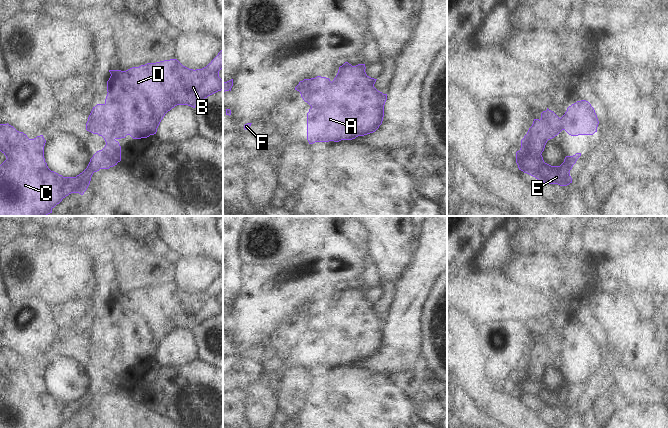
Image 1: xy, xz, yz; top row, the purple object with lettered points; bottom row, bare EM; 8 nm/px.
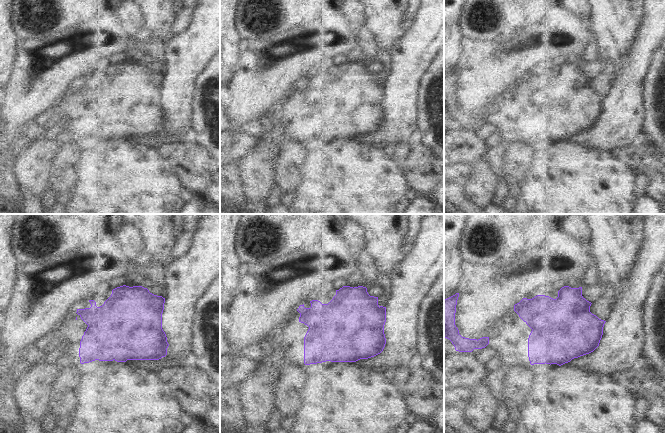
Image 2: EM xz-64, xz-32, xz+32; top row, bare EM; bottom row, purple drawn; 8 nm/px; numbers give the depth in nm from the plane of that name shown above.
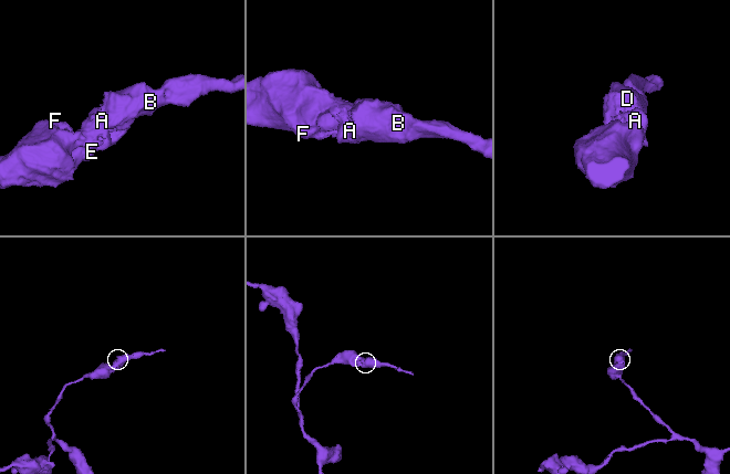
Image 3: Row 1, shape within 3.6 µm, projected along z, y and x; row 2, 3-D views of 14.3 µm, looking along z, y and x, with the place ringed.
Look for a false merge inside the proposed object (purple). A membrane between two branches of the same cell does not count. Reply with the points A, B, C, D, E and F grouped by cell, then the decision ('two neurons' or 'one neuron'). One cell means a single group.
A B C D E F; one neuron

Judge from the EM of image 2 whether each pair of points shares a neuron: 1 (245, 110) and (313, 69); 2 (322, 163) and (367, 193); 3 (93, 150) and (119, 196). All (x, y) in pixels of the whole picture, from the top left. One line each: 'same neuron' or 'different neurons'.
1: same neuron
2: same neuron
3: same neuron

